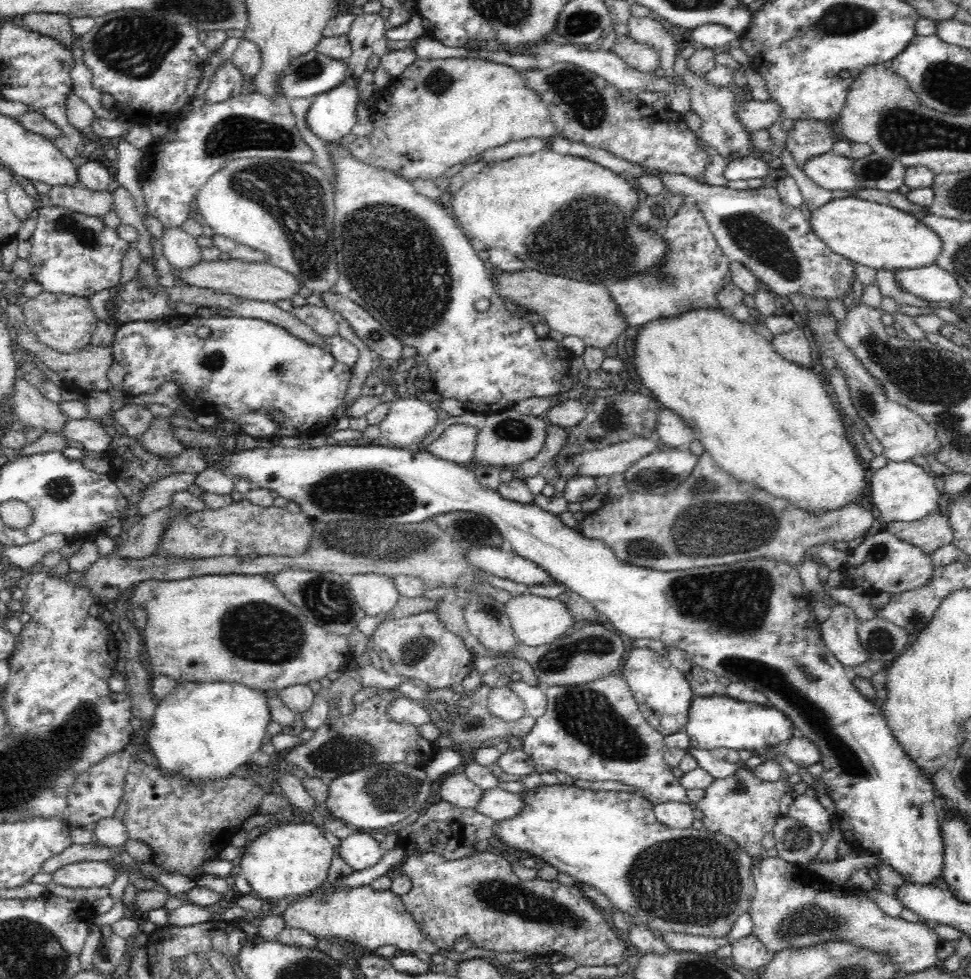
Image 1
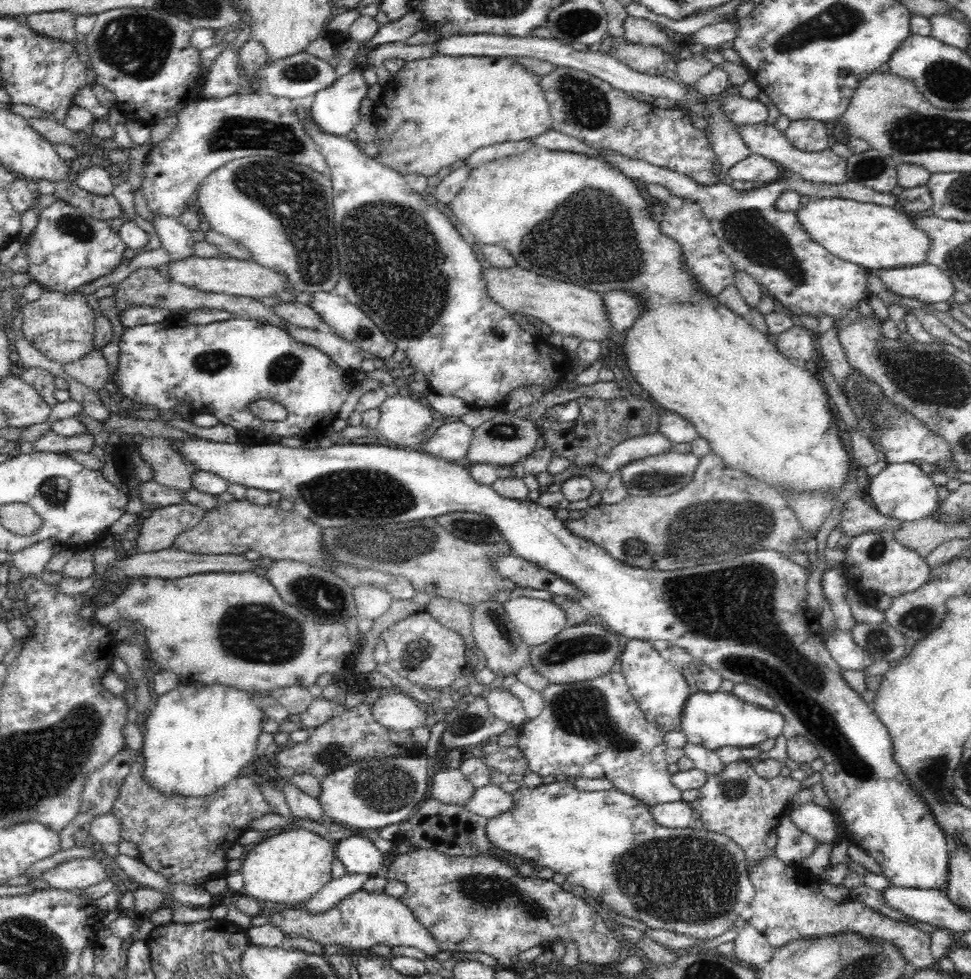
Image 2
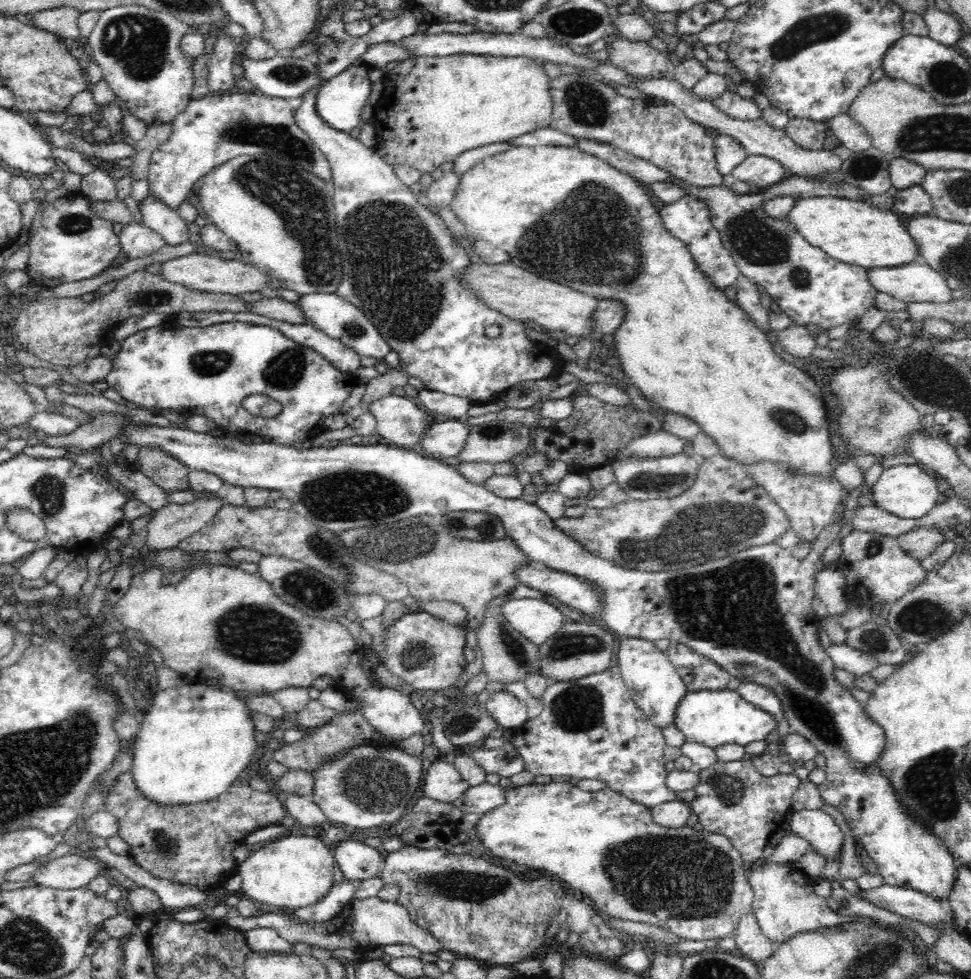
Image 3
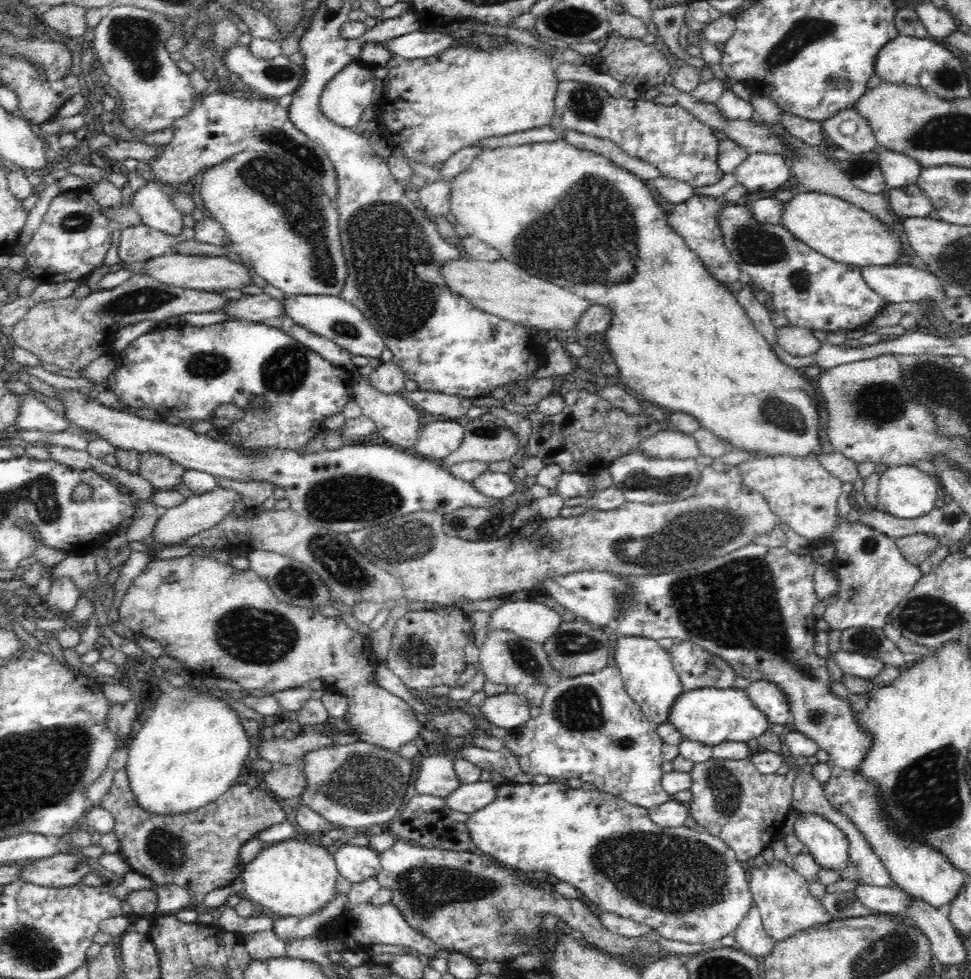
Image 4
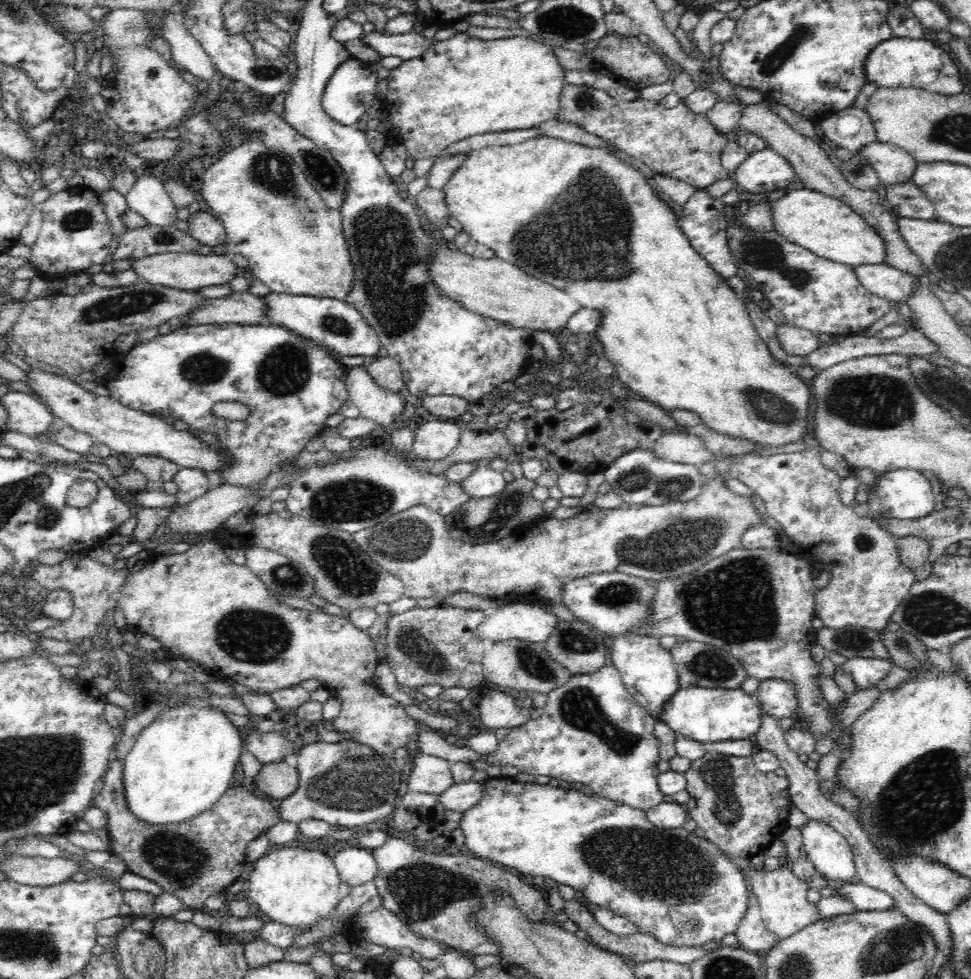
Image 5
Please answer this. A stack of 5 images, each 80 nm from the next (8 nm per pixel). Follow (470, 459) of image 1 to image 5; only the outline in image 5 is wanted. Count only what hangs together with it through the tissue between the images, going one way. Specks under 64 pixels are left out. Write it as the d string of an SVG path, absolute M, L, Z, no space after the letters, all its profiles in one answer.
M440 420L424 422L416 429L413 457L432 461L450 457L460 437L461 431L456 423Z

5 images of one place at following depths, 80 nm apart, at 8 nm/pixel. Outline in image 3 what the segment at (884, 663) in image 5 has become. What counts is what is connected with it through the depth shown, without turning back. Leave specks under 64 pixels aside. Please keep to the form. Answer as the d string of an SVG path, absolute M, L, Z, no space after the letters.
M845 642L831 644L827 649L828 657L834 662L835 668L846 670L848 673L863 678L879 666L874 656L852 648Z

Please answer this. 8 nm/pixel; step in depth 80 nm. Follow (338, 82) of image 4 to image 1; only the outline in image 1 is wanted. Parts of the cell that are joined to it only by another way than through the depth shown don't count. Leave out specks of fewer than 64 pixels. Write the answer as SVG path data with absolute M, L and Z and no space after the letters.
M353 77L316 96L306 115L310 130L327 144L350 134L356 124L359 96L358 79Z

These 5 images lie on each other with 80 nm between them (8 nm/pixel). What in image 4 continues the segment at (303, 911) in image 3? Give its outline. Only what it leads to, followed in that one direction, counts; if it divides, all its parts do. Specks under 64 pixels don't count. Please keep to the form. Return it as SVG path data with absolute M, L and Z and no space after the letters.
M336 892L334 898L322 910L318 910L310 916L304 916L304 918L301 916L276 918L271 930L280 937L280 940L286 942L286 945L297 939L319 934L328 923L343 912L346 901L347 895L345 893Z

